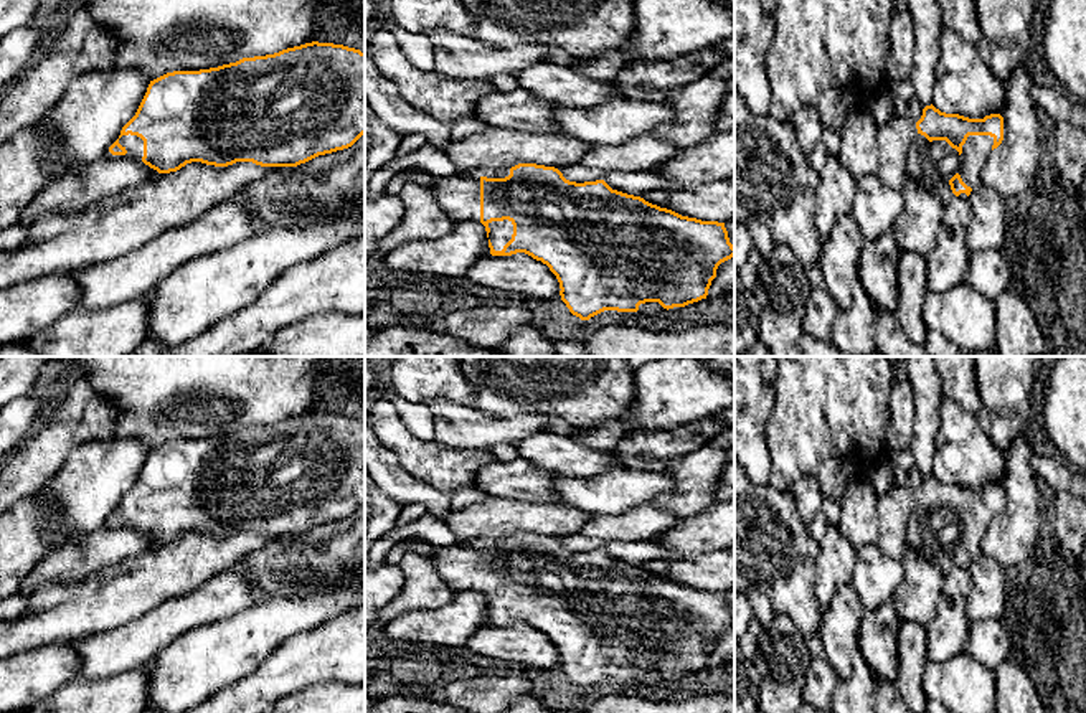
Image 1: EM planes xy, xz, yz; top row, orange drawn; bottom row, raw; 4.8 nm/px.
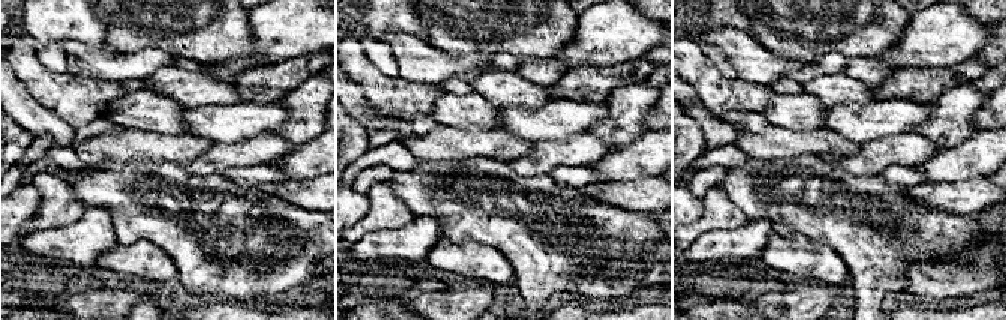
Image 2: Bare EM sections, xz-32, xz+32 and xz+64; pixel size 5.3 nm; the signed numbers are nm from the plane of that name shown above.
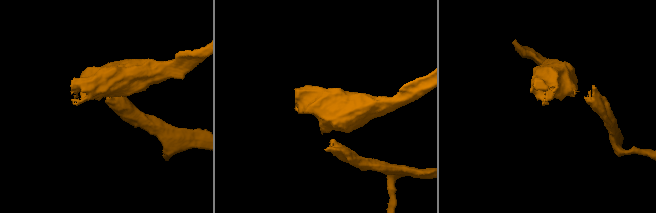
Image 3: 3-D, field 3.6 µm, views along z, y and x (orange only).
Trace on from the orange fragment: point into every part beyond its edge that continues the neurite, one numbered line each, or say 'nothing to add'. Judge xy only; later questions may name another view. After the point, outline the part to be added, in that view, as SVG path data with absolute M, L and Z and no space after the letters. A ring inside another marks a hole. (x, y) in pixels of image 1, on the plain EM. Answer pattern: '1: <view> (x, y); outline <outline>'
1: xy (134, 515); outline M122 505L119 508L119 513L127 520L125 525L135 528L135 530L140 530L142 531L142 526L144 526L144 510L137 505Z

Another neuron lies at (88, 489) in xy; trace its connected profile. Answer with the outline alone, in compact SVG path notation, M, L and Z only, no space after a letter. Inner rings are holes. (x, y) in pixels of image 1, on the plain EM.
M135 437L89 441L78 446L41 490L63 512L68 543L99 530L135 485L150 451Z

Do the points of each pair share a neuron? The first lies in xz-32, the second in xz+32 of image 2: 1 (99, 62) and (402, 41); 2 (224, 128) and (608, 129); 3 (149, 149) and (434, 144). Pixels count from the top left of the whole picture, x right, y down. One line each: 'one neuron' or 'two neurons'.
1: one neuron
2: two neurons
3: one neuron

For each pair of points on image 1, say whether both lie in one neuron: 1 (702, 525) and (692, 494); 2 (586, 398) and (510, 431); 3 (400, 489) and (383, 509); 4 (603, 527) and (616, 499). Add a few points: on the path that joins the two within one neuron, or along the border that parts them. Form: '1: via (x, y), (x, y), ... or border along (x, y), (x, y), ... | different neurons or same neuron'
1: border along (717, 499), (705, 509), (680, 520) | different neurons
2: border along (507, 416), (520, 413), (547, 416) | different neurons
3: border along (382, 489), (401, 504) | different neurons
4: border along (647, 504), (619, 514), (591, 515) | different neurons

